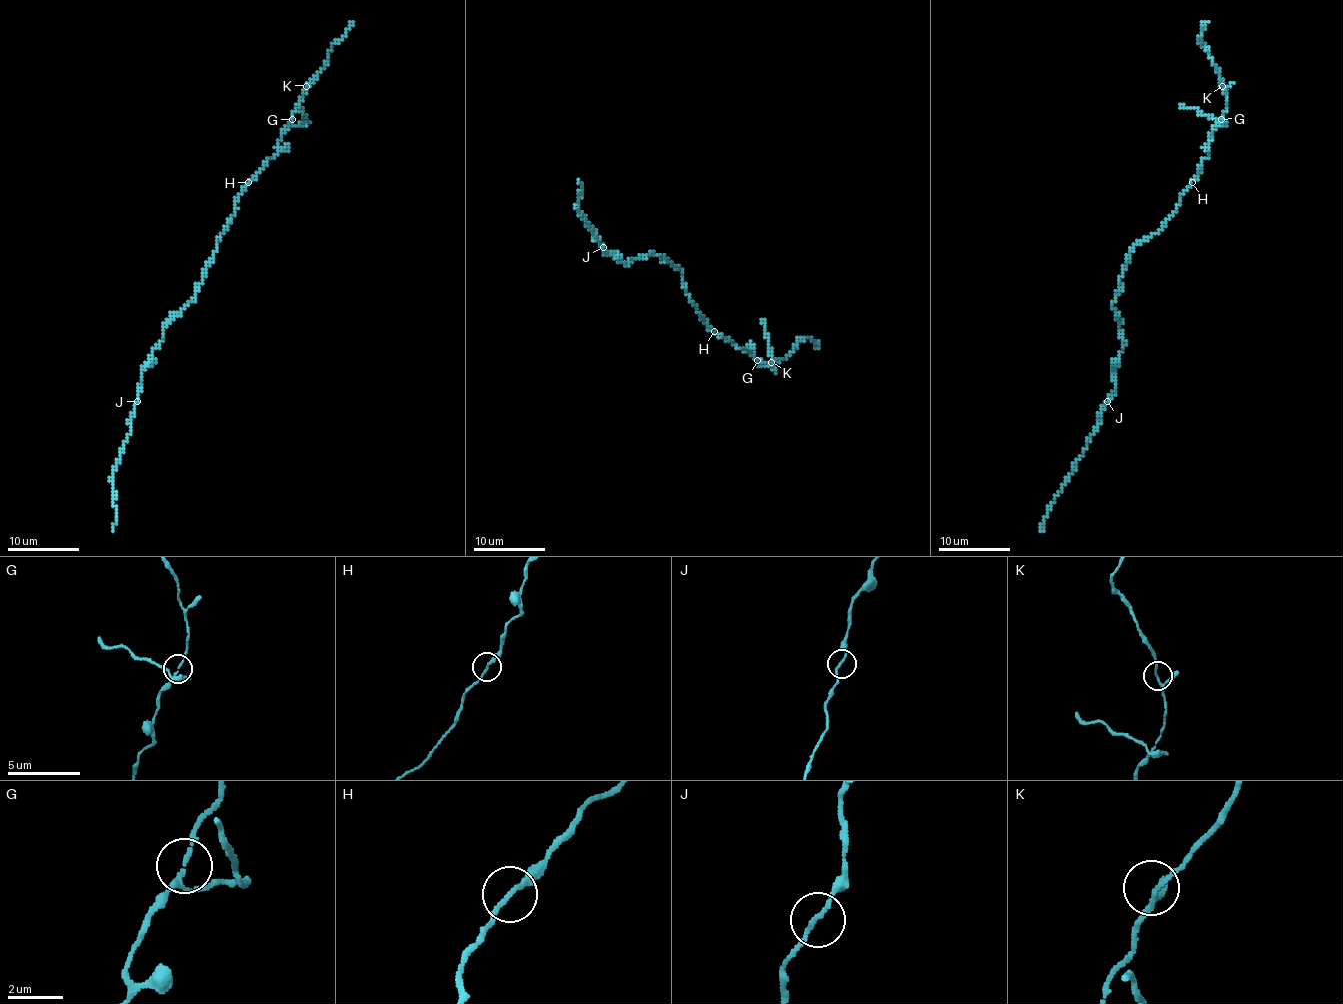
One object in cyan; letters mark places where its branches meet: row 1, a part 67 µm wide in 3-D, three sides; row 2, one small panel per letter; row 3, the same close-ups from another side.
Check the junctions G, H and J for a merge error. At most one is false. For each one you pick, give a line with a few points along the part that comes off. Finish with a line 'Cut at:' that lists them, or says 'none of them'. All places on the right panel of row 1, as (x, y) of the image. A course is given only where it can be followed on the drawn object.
Cut at: none of them

